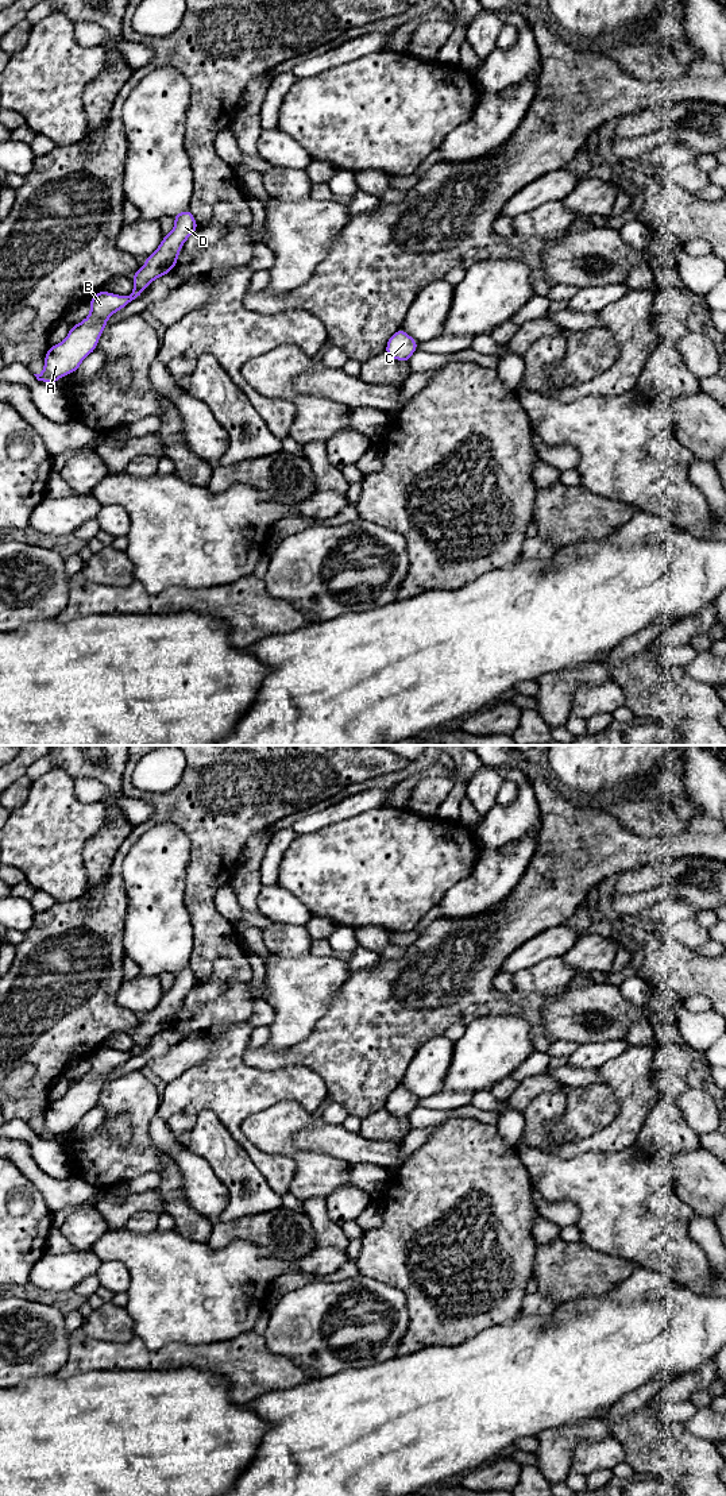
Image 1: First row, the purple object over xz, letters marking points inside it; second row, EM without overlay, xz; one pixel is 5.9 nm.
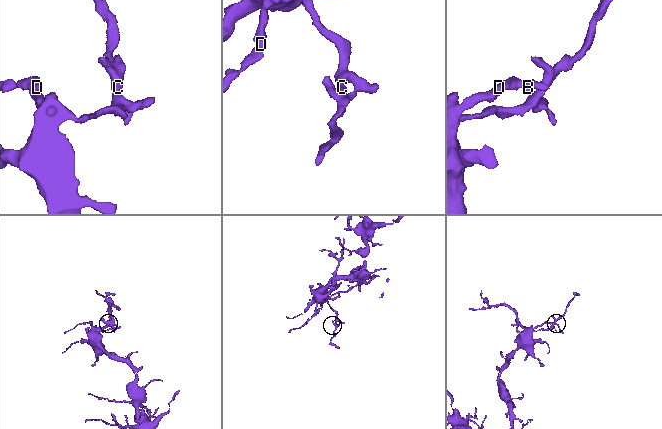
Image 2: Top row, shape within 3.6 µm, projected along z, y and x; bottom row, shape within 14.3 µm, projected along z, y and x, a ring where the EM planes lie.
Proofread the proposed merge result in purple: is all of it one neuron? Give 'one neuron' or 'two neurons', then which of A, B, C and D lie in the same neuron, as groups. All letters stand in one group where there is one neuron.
one neuron; A B C D

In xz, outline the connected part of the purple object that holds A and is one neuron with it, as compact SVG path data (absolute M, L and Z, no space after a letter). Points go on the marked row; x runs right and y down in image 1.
M192 211L174 215L173 219L175 220L173 231L146 258L144 266L134 274L134 292L128 297L103 290L96 293L89 301L89 316L73 325L62 343L50 346L45 356L43 371L34 374L38 381L58 382L61 377L78 370L81 362L96 350L100 335L107 328L105 321L128 302L136 300L154 279L173 270L185 240L198 228Z

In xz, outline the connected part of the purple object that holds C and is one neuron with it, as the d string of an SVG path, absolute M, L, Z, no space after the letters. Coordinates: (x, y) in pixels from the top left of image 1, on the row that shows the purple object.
M398 329L387 340L386 354L397 360L408 362L412 354L417 350L417 342L403 329Z

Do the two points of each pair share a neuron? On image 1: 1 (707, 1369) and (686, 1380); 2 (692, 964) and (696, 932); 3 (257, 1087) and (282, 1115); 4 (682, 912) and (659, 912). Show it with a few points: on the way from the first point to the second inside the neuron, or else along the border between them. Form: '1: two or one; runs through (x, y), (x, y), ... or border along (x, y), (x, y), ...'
1: one; runs through (702, 1375), (696, 1380), (691, 1380)
2: two; border along (671, 934), (694, 951)
3: two; border along (302, 1106), (278, 1101), (253, 1113), (244, 1121)
4: one; runs through (676, 912), (664, 912)

